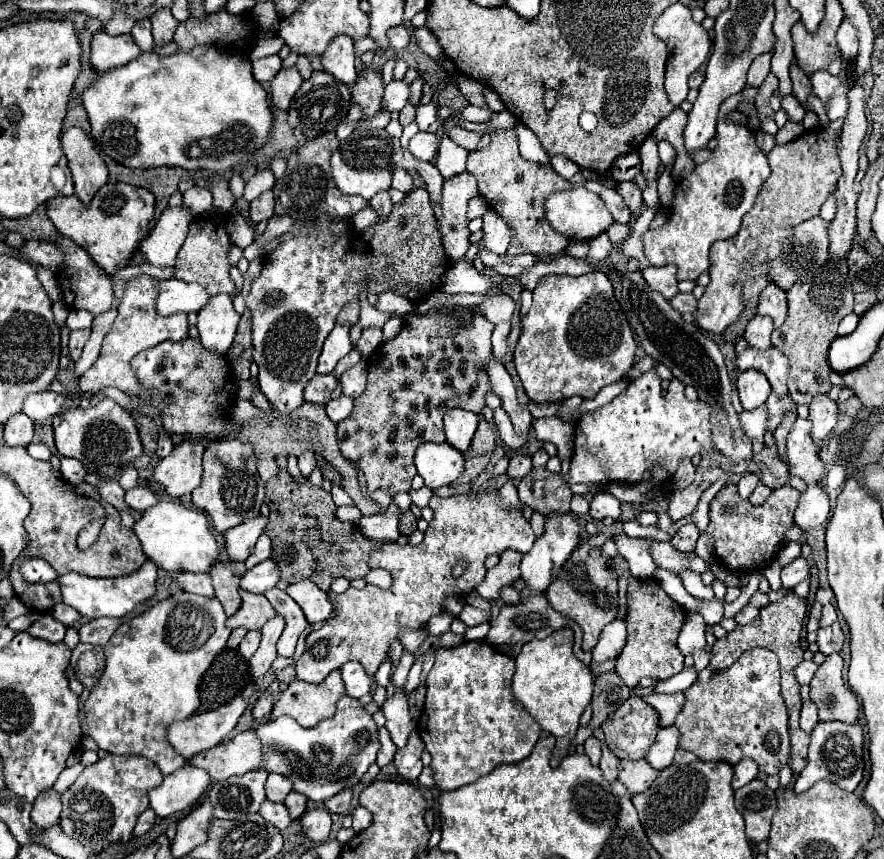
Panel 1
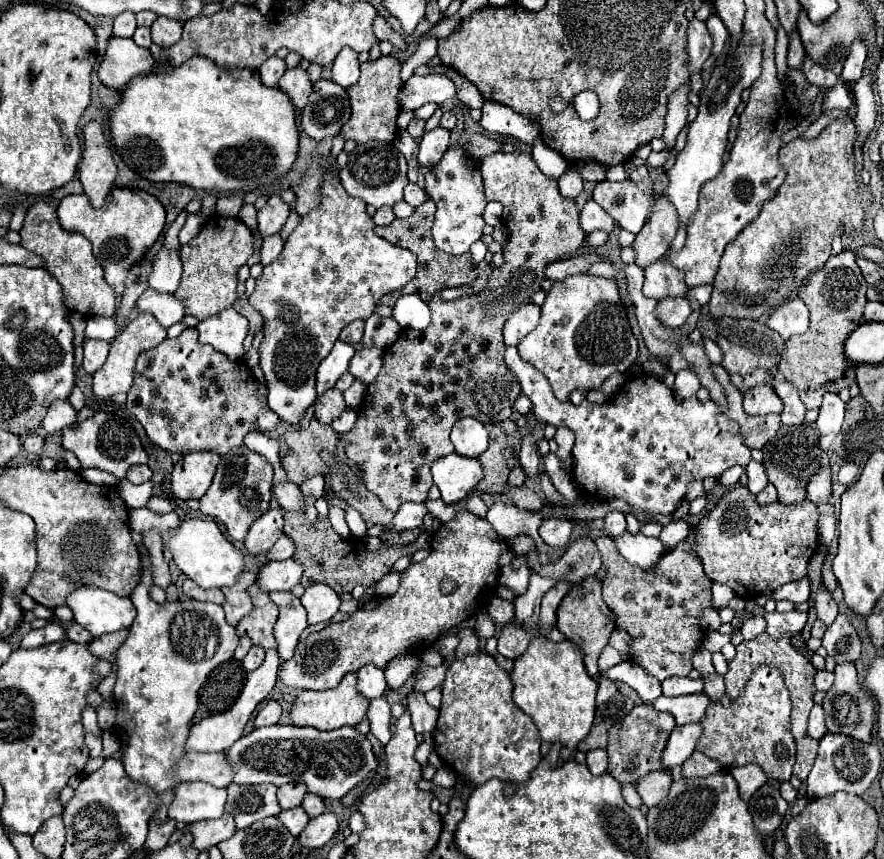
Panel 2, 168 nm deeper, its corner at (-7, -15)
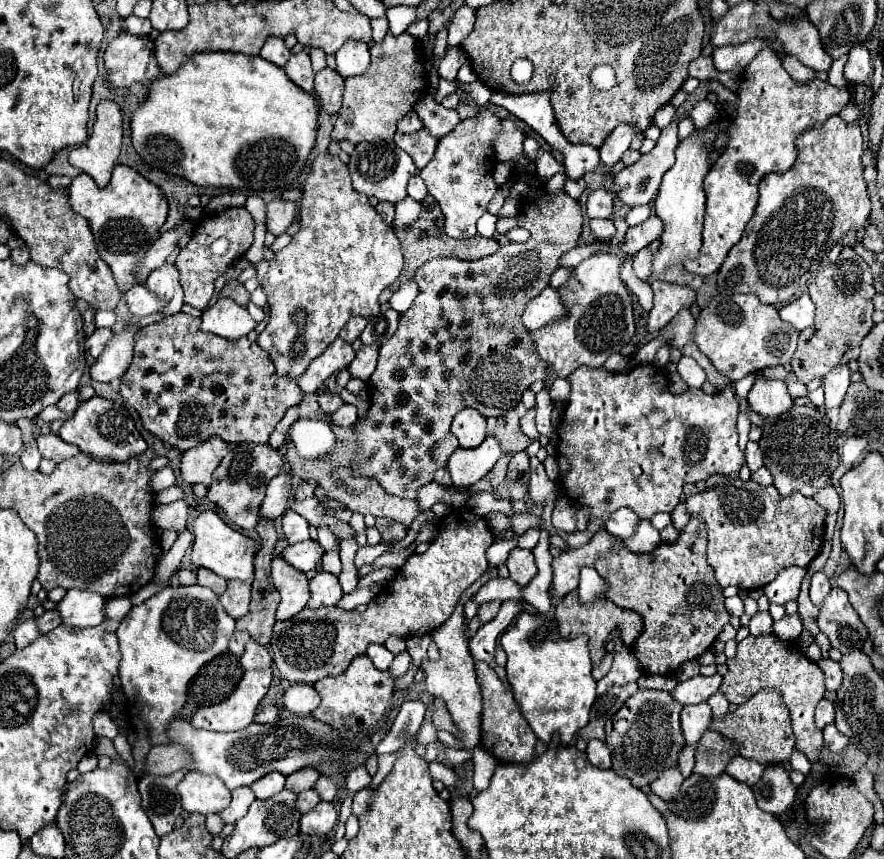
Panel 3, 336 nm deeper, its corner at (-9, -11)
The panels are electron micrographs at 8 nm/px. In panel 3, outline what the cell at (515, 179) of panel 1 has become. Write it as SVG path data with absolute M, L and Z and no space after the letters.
M520 155L516 157L516 161L510 161L508 167L516 173L516 181L522 181L528 185L528 195L524 195L524 209L520 211L520 217L518 217L518 227L524 227L530 231L530 239L524 241L524 243L508 243L504 247L500 247L494 255L490 257L484 257L484 259L478 259L478 261L462 261L462 259L430 259L426 261L418 271L416 271L416 277L414 277L414 283L418 285L420 293L414 301L414 305L400 315L400 325L396 329L396 333L380 347L380 357L378 357L378 365L376 365L376 371L374 375L370 377L368 381L368 395L370 395L370 411L366 415L366 419L358 421L352 429L356 433L356 455L354 455L354 461L352 461L352 473L358 475L358 477L372 477L376 479L382 489L390 495L396 495L396 497L404 497L404 499L414 499L418 487L424 487L426 483L432 481L434 477L434 471L438 467L444 467L448 457L456 451L456 437L452 435L450 431L450 425L452 425L452 419L458 411L466 409L466 407L472 407L476 411L480 411L484 417L500 417L504 415L506 411L514 409L520 399L522 399L522 391L528 389L534 381L538 379L546 379L546 363L542 363L534 351L534 345L530 343L530 333L522 327L522 311L526 307L526 303L530 299L534 299L536 295L542 293L542 289L548 285L548 279L550 275L556 271L558 267L558 259L562 253L570 251L572 247L576 247L576 241L582 233L582 213L580 213L580 207L576 203L576 199L572 199L570 195L566 195L564 191L558 191L558 193L552 193L552 191L546 191L546 187L540 183L540 177L536 173L536 165L530 157L526 155Z

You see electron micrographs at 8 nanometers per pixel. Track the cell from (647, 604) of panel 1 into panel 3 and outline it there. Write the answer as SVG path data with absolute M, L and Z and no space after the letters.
M692 517L688 525L680 531L676 543L662 543L652 553L634 555L626 551L622 539L614 539L614 547L608 555L598 557L594 569L606 581L606 599L614 601L618 607L634 611L642 617L644 629L640 637L632 643L632 653L638 657L644 673L648 675L672 675L680 669L682 663L700 657L708 651L728 623L728 613L724 609L722 587L714 579L714 569L706 563L706 525L700 517Z

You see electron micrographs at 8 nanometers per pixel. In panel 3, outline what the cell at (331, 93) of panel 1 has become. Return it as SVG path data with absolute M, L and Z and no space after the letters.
M322 69L316 73L314 81L314 95L322 107L324 113L336 115L342 107L342 89L344 89L344 79L332 71L332 69Z

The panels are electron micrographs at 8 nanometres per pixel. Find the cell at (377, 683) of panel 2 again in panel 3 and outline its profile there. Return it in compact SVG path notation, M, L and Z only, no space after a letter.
M370 645L366 655L372 659L374 667L378 667L378 671L388 671L394 655L384 647L384 645Z

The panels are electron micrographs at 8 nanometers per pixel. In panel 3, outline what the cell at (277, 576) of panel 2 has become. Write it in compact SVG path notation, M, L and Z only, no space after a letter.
M308 539L308 541L302 541L302 543L294 543L294 545L288 545L284 551L282 551L282 559L292 565L294 569L302 571L302 573L308 573L310 569L314 569L316 561L324 555L324 549Z

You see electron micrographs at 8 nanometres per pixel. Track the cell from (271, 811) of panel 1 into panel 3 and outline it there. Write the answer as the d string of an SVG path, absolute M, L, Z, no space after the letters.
M308 789L308 791L304 791L302 795L298 795L298 799L296 799L296 809L298 809L302 815L306 815L306 813L312 811L318 803L320 803L318 793L314 793L314 789Z

